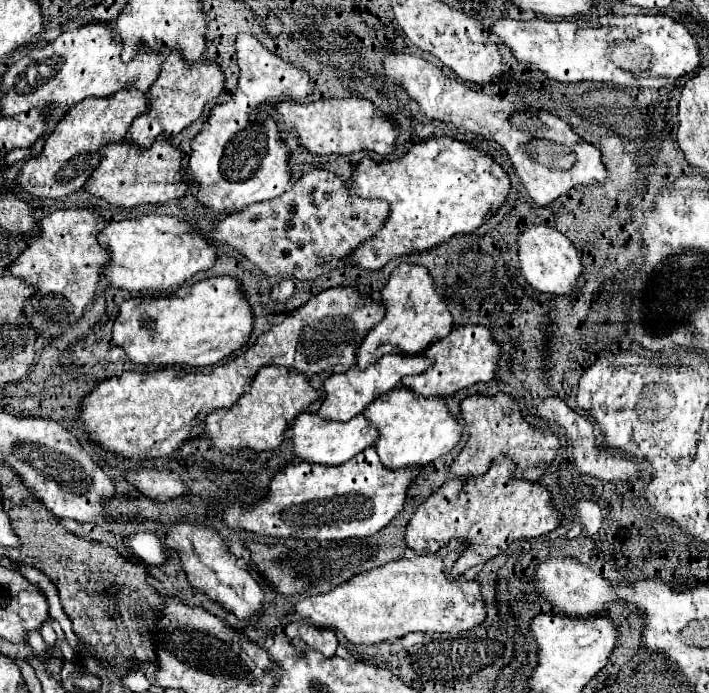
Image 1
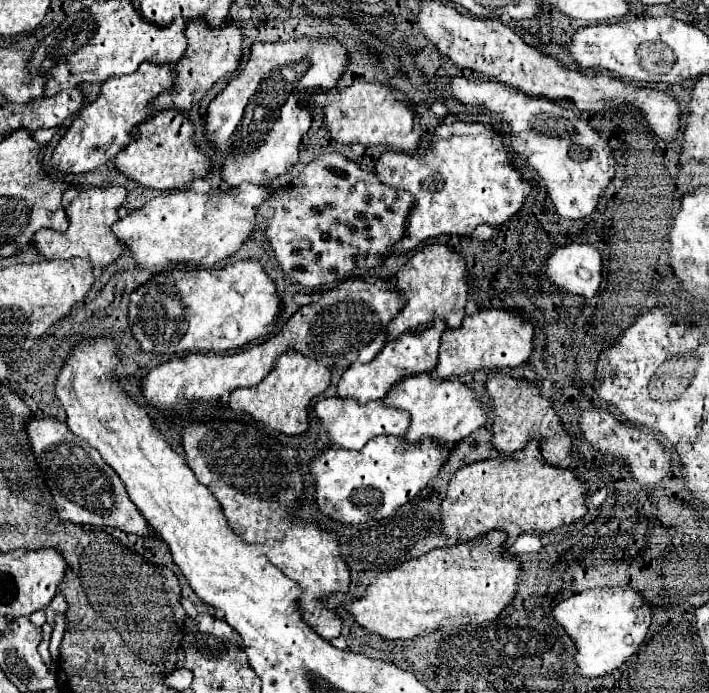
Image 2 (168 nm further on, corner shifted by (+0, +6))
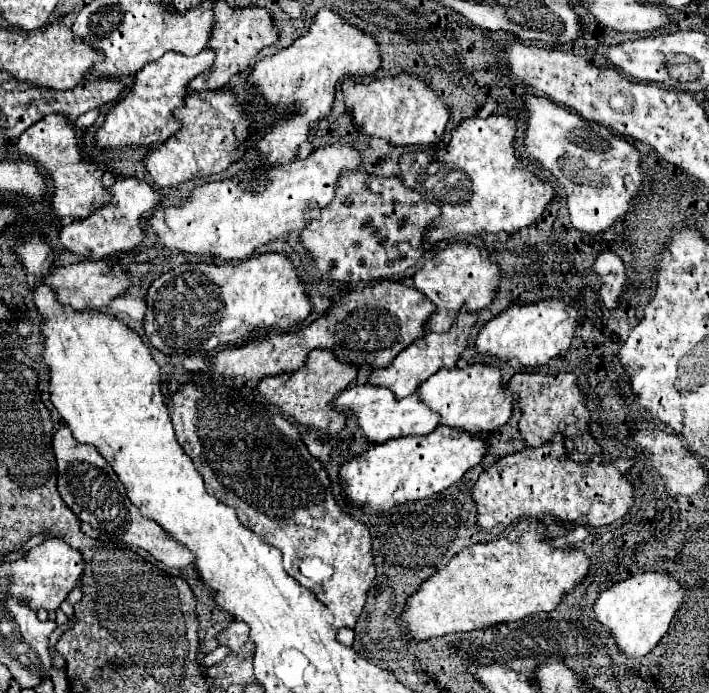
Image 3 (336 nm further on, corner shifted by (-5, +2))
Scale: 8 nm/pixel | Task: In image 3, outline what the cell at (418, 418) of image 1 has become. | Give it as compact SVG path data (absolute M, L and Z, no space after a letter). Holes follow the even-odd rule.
M470 363L464 369L440 369L424 385L420 385L418 395L430 409L442 415L442 425L482 435L494 433L498 427L502 427L514 409L512 393L502 387L500 367L486 363Z

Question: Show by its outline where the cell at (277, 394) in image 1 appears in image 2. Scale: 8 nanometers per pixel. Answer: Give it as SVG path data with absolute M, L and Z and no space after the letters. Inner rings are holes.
M283 353L275 367L271 369L271 373L257 385L257 387L251 387L251 389L235 389L235 393L231 393L231 399L229 399L229 409L233 411L237 416L244 415L244 420L253 421L260 427L268 427L269 429L275 429L283 435L301 435L309 429L309 407L311 407L311 401L321 395L327 387L331 385L331 371L329 367L325 365L319 365L315 361L311 361L309 357L303 357L299 353Z

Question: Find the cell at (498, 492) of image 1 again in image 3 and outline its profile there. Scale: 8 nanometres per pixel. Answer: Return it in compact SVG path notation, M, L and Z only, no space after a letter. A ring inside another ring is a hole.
M558 433L552 441L540 447L526 447L500 459L480 475L474 485L478 525L492 535L500 535L524 515L526 519L542 519L550 515L568 529L588 525L586 519L590 519L592 527L610 525L622 519L634 505L634 487L628 473L628 459L608 463L572 461L564 447L564 437Z

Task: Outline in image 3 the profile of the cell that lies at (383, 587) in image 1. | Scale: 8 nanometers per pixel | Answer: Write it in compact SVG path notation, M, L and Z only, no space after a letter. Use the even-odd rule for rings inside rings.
M528 519L522 521L508 539L498 539L492 543L476 543L472 549L464 549L460 555L456 555L442 571L432 575L420 591L416 591L408 607L402 615L402 621L408 623L412 635L416 641L424 641L438 635L448 633L462 633L472 629L486 629L490 625L508 623L508 621L520 621L528 615L552 611L560 605L564 595L572 593L576 585L580 585L590 569L590 557L576 549L560 549L550 543L550 539L542 533L544 523Z

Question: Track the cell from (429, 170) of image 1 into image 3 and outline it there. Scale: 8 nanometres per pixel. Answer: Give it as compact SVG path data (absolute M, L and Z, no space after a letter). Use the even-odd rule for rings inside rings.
M490 115L486 119L472 117L464 119L454 131L452 139L446 147L440 149L428 149L428 151L412 151L400 157L400 169L402 169L402 181L416 189L426 201L432 201L440 205L442 215L430 225L428 237L430 239L452 239L460 235L480 235L480 233L514 233L528 225L532 225L546 209L546 205L554 199L554 189L550 183L540 181L536 175L532 175L520 159L514 155L514 141L516 135L516 121L506 115Z

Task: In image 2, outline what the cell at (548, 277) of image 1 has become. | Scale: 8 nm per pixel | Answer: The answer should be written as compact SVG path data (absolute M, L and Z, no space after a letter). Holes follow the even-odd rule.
M555 245L545 259L545 275L561 291L591 299L601 283L601 255L591 245Z

